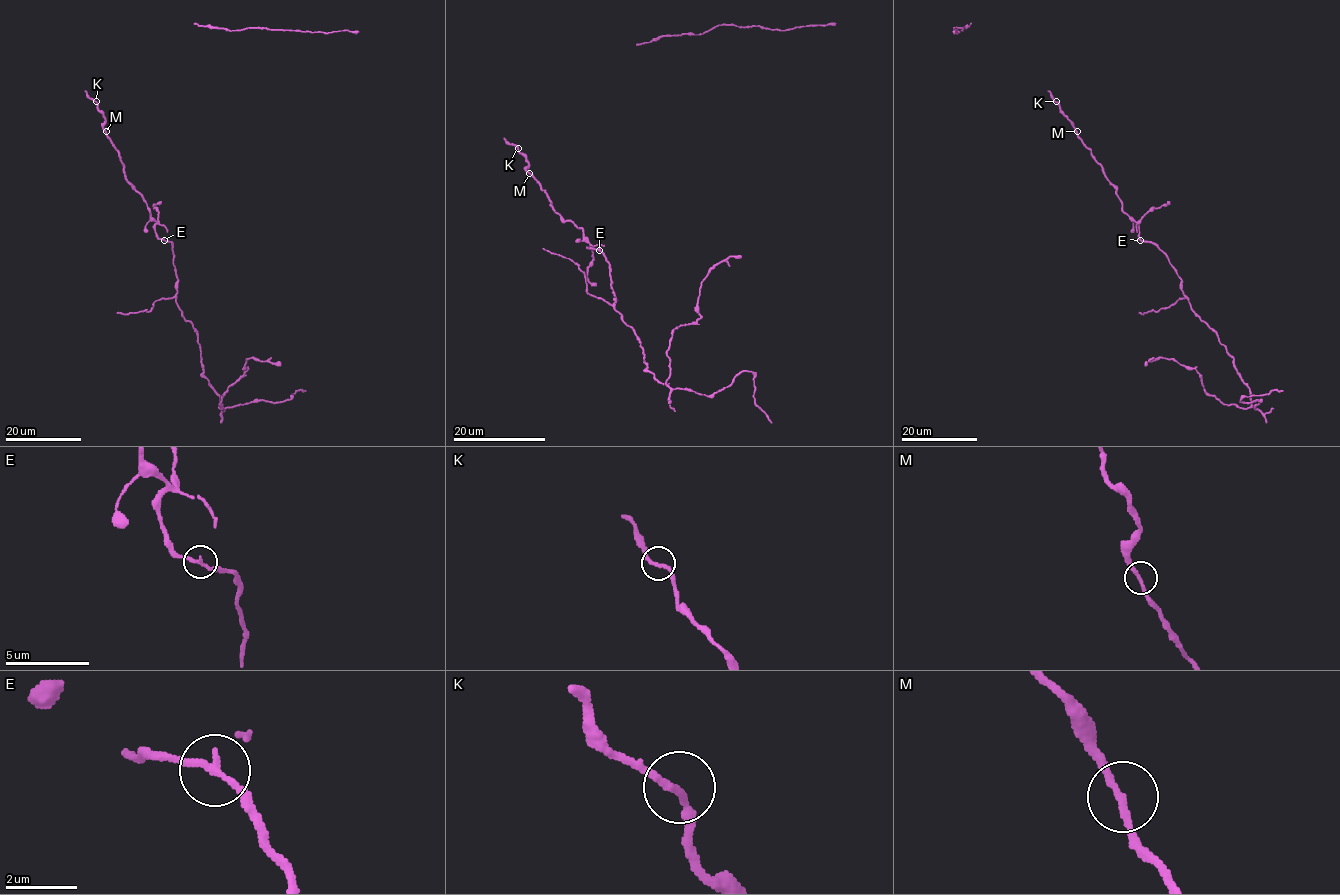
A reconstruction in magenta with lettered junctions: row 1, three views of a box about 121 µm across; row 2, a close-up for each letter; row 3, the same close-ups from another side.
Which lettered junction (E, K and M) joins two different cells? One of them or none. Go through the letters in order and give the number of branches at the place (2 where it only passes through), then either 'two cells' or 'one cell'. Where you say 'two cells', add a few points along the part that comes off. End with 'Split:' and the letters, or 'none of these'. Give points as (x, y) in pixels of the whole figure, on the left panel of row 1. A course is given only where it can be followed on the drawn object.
E: 2 | one cell
K: 2 | one cell
M: 2 | one cell
Split: none of these

